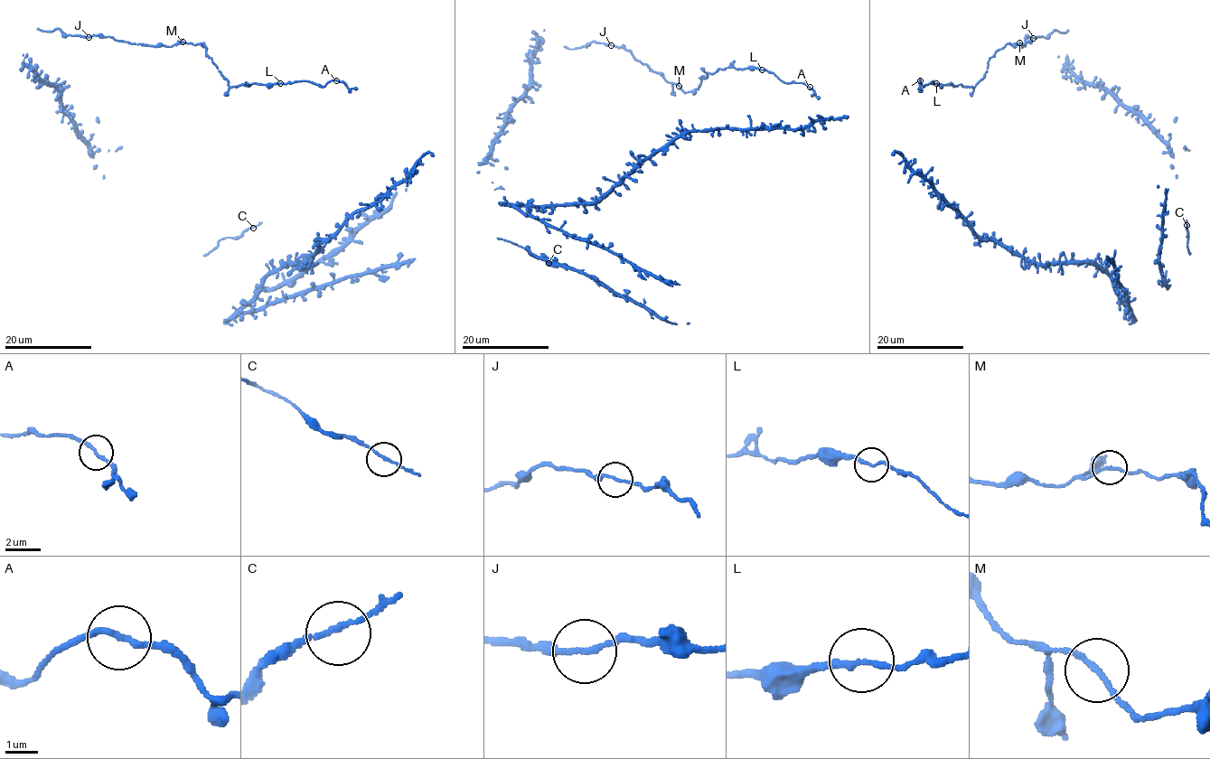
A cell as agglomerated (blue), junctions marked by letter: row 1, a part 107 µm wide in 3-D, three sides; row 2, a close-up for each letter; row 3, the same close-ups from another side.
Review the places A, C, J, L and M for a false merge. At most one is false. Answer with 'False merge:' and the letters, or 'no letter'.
False merge: no letter

